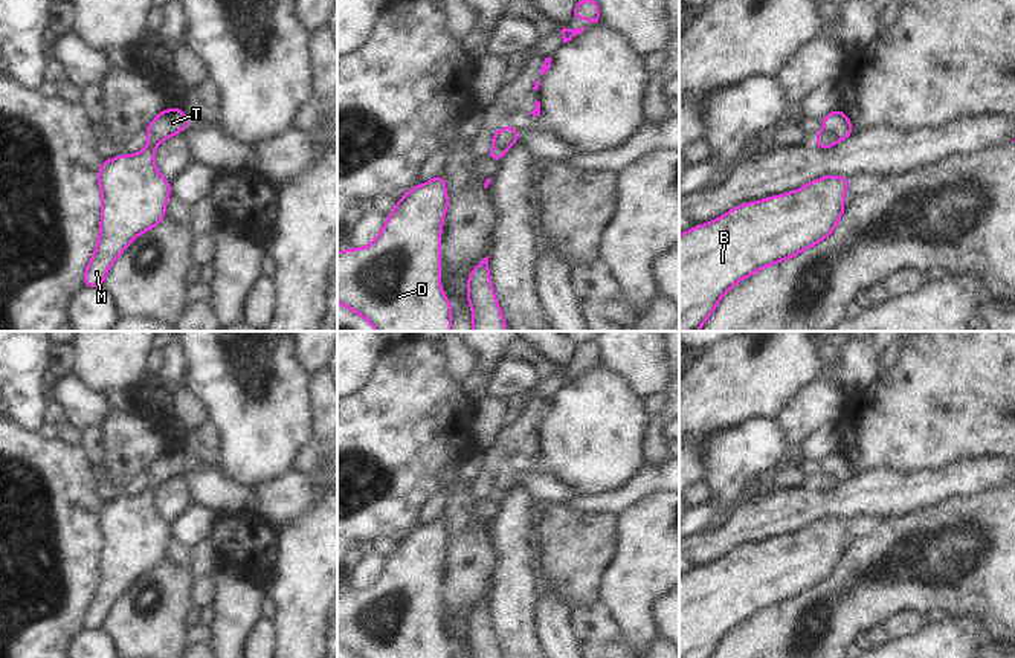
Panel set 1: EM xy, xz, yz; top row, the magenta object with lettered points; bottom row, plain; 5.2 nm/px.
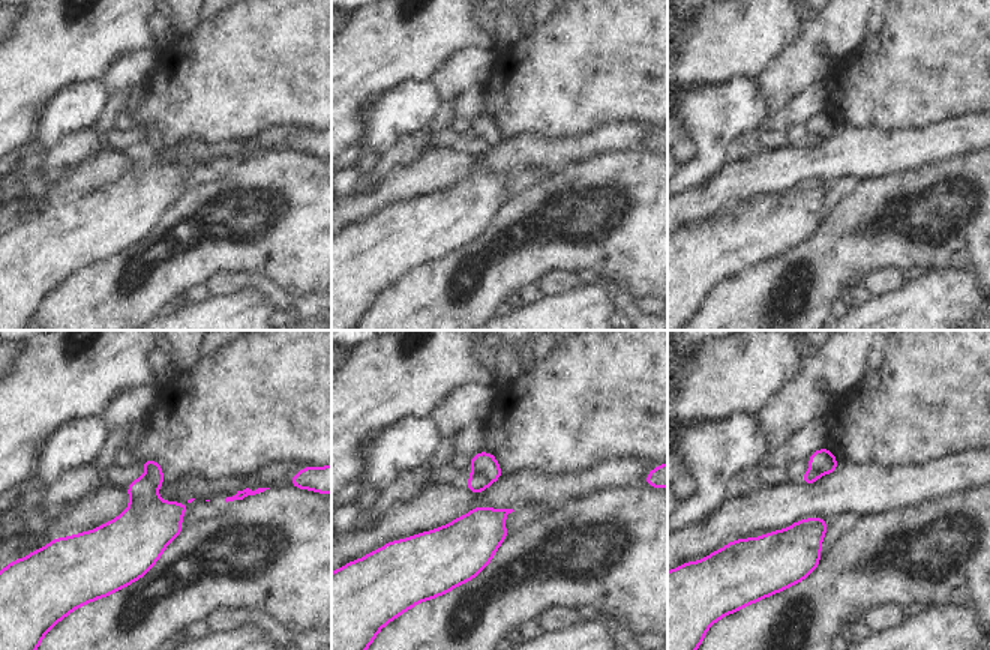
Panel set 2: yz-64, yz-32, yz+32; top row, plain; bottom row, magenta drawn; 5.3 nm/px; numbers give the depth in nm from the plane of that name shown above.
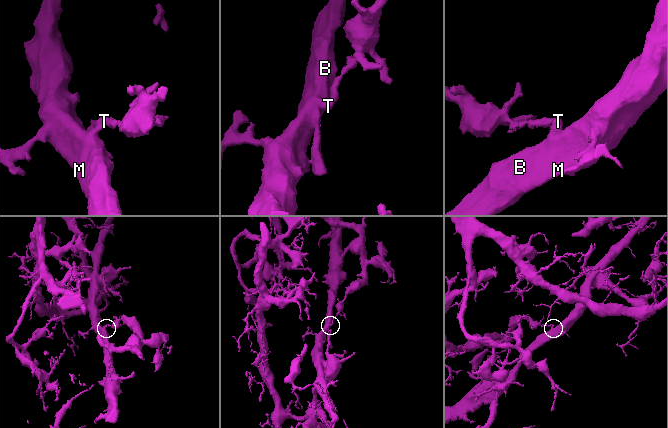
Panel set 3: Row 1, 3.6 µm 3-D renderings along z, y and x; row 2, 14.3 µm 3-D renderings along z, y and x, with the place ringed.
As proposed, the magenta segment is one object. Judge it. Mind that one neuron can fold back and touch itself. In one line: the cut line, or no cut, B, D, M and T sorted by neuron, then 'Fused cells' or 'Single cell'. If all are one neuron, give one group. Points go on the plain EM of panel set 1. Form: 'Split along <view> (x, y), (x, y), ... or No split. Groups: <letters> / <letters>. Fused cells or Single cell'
Split along yz (823, 470), (838, 481). Groups: B D M / T. Fused cells.

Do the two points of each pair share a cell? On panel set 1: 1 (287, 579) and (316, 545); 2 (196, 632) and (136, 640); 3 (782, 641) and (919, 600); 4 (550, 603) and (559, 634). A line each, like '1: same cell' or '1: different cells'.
1: same cell
2: different cells
3: same cell
4: same cell

